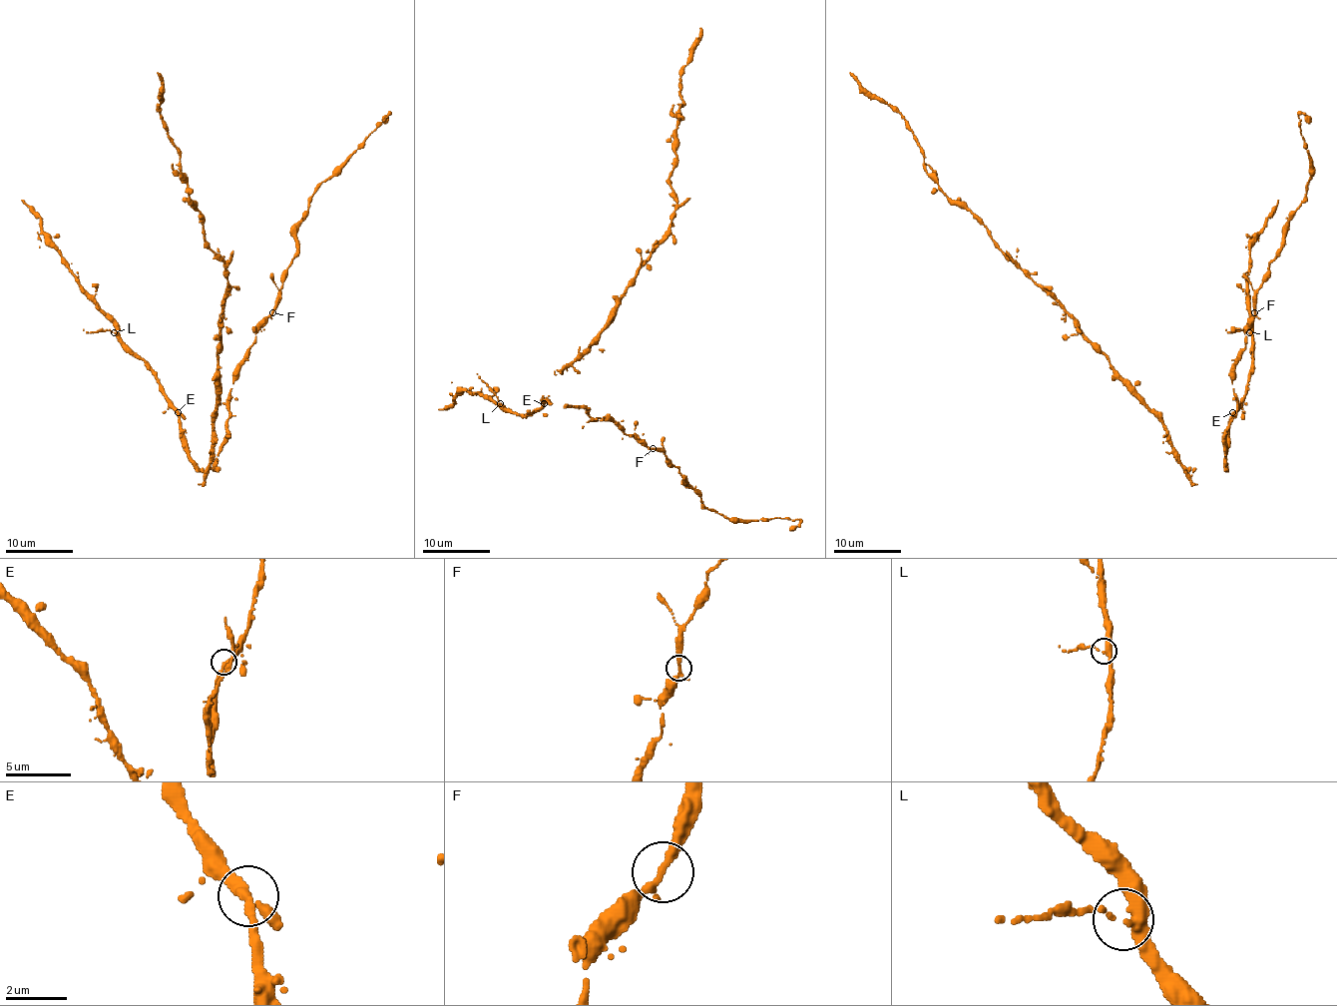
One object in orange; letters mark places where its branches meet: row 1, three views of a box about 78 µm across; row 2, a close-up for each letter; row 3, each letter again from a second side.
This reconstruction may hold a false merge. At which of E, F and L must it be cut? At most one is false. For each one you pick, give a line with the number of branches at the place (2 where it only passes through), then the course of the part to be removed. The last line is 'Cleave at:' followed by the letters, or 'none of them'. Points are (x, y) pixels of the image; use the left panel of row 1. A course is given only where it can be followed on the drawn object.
Cleave at: none of them

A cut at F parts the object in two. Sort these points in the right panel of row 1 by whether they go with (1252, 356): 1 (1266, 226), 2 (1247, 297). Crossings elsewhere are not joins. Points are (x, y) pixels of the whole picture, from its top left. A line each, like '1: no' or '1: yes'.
1: yes
2: yes

